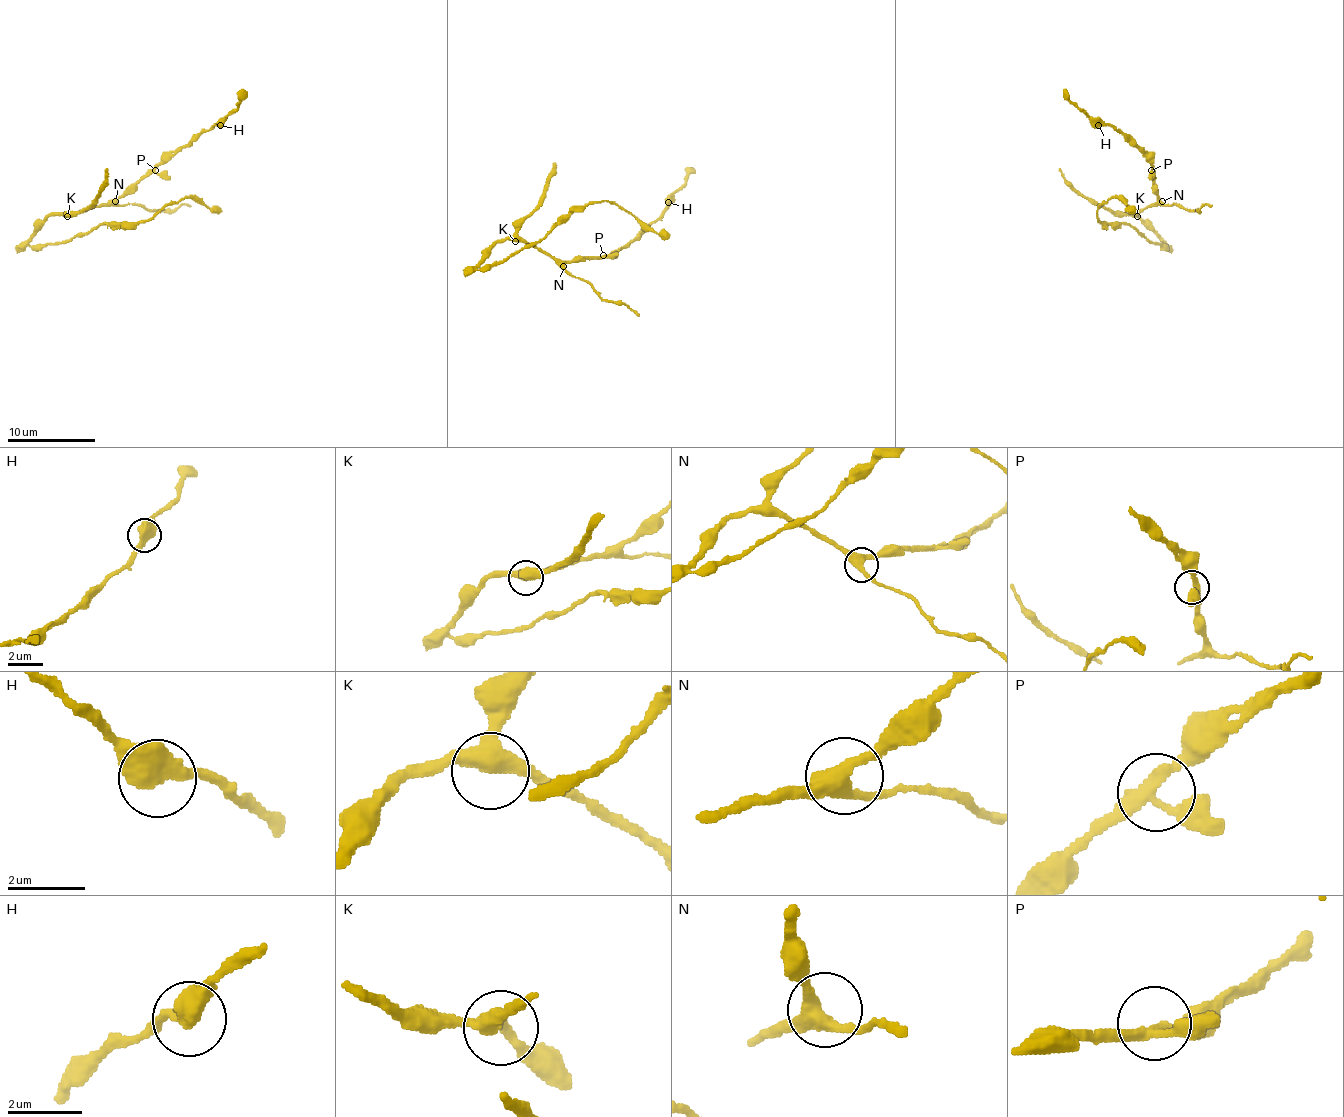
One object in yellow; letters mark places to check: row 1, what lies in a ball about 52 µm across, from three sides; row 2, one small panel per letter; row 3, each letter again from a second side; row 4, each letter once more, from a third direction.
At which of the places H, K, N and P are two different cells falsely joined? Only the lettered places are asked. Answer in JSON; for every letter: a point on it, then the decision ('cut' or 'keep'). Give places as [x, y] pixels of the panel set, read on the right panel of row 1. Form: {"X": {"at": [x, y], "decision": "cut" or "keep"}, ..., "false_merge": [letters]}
{"H": {"at": [1098, 125], "decision": "keep"}, "K": {"at": [1137, 216], "decision": "keep"}, "N": {"at": [1162, 201], "decision": "keep"}, "P": {"at": [1151, 170], "decision": "keep"}, "false_merge": []}

